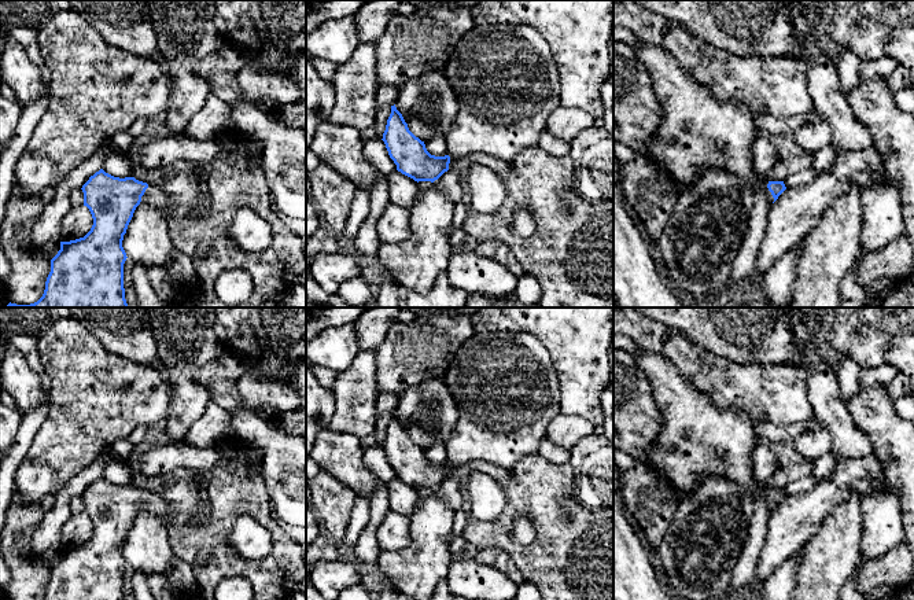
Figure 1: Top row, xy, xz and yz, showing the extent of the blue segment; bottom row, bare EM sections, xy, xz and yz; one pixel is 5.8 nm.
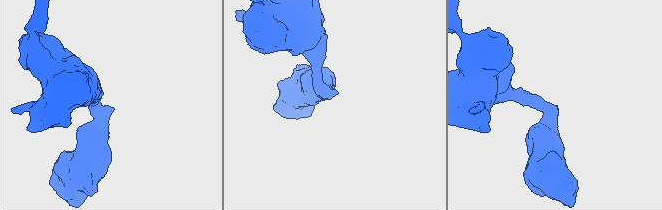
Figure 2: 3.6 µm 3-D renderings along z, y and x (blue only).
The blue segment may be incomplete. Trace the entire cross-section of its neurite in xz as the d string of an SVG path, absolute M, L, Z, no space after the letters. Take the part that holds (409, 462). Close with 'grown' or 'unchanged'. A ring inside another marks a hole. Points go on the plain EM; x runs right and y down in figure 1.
M475 332L456 351L443 380L458 412L456 427L445 443L447 461L431 463L424 449L409 438L395 412L382 446L397 478L417 490L438 487L449 478L452 465L487 461L513 470L520 459L538 450L549 424L560 413L560 382L550 354L527 332Z; grown

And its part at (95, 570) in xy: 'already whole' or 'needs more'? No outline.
needs more

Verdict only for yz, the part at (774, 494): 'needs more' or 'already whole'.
needs more

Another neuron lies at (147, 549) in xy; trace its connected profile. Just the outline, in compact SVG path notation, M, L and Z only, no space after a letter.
M141 508L124 542L122 555L133 571L150 577L166 575L174 560L167 527L148 509Z

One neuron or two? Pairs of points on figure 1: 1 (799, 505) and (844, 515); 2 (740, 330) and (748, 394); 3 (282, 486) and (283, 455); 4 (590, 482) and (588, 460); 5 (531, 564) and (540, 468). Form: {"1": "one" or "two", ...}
{"1": "two", "2": "two", "3": "one", "4": "one", "5": "one"}

